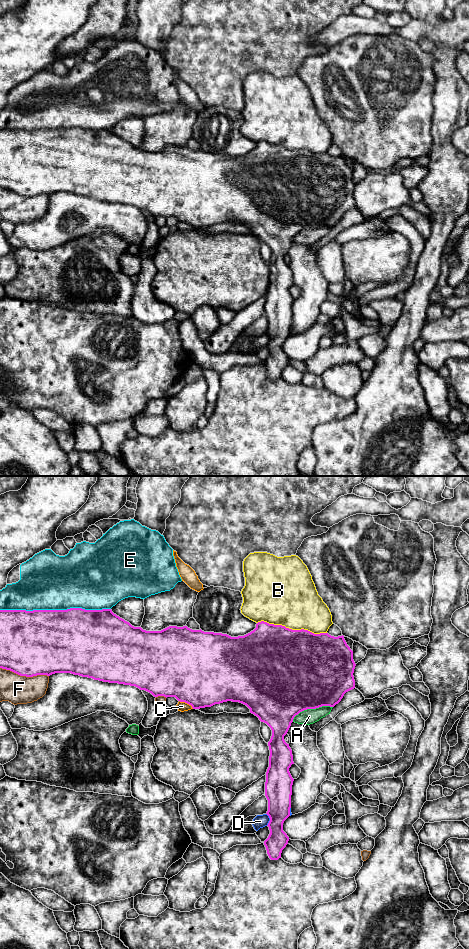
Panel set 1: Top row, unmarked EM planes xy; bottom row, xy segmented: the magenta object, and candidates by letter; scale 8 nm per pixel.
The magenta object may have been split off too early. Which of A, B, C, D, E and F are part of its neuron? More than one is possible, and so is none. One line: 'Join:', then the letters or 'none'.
Join: none

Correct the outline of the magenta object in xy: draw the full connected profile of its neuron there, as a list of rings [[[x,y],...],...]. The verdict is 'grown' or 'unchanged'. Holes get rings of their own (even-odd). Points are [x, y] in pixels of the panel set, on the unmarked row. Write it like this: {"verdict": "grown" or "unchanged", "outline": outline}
{"verdict": "unchanged", "outline": [[[70,128],[67,130],[0,130],[0,188],[10,190],[20,196],[33,197],[37,195],[50,196],[55,193],[71,193],[82,197],[92,198],[109,203],[118,203],[124,205],[135,206],[140,210],[151,213],[154,217],[175,217],[180,222],[185,222],[192,226],[193,229],[211,227],[227,221],[239,222],[246,225],[250,229],[250,233],[259,238],[261,242],[266,243],[272,250],[272,256],[268,262],[270,276],[269,287],[266,292],[265,316],[268,320],[267,335],[270,338],[268,347],[270,354],[264,361],[267,374],[271,380],[281,378],[282,370],[286,367],[289,357],[283,351],[283,343],[290,336],[292,298],[289,288],[293,282],[292,270],[284,260],[291,243],[296,235],[307,229],[316,229],[322,226],[334,227],[343,218],[344,214],[355,208],[354,189],[355,182],[353,180],[353,171],[347,165],[344,156],[334,157],[328,153],[314,154],[308,150],[292,150],[282,145],[269,144],[261,141],[256,144],[256,148],[244,156],[231,157],[227,154],[204,152],[200,150],[192,150],[187,146],[177,147],[169,146],[161,151],[146,151],[141,147],[134,147],[129,142],[120,138],[112,132],[111,129],[102,130],[85,130],[82,128]]]}

